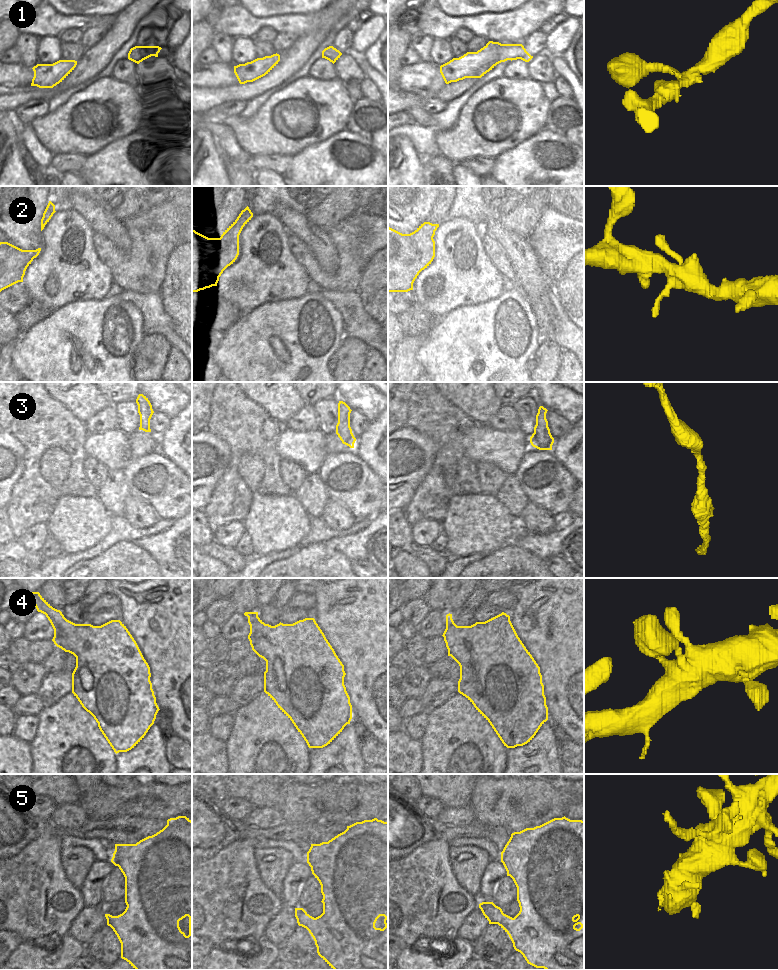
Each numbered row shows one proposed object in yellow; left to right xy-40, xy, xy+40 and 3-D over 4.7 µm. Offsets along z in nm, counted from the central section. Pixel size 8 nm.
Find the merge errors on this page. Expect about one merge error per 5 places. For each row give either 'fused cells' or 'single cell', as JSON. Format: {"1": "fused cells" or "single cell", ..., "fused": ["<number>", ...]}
{"1": "single cell", "2": "single cell", "3": "single cell", "4": "single cell", "5": "single cell", "fused": []}

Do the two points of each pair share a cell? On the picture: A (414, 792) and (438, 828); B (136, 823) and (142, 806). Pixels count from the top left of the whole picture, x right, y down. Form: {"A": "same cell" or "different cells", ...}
{"A": "different cells", "B": "different cells"}

